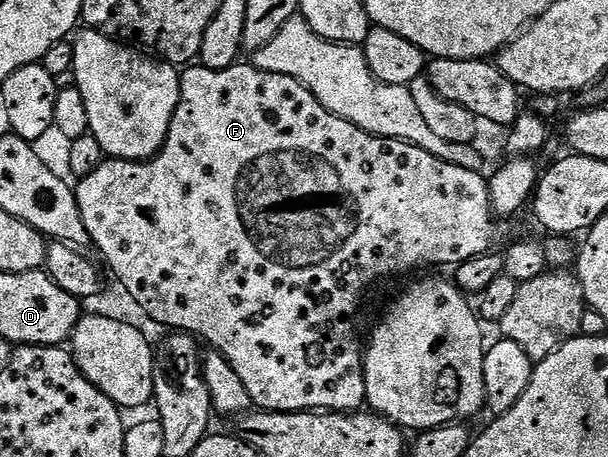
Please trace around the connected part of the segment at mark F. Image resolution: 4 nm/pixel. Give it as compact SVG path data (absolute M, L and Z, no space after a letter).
M190 64L181 71L178 107L174 113L174 119L162 149L153 158L145 162L125 162L122 158L103 160L100 168L96 168L96 172L92 172L77 183L78 207L82 213L84 228L88 232L93 249L98 249L102 253L103 260L110 265L111 272L115 274L113 277L116 282L128 288L129 293L133 295L133 299L144 308L148 316L163 328L171 326L169 328L171 331L185 332L197 336L205 345L207 342L210 348L213 348L219 354L223 354L228 360L228 364L232 364L232 368L236 368L236 376L240 376L244 388L248 388L248 396L251 403L259 411L277 412L279 414L361 411L367 405L364 342L363 339L358 339L358 334L354 331L354 313L357 312L358 305L362 302L362 293L369 286L376 285L381 278L390 278L393 274L406 274L409 270L416 269L417 266L449 266L449 268L455 268L473 258L490 254L492 250L490 245L494 242L494 225L496 225L490 208L490 183L482 174L468 172L468 168L460 168L456 164L448 164L444 160L424 152L424 148L416 148L410 141L402 142L399 138L381 138L375 134L368 133L366 130L361 130L356 124L352 124L348 120L328 112L328 108L324 108L320 104L320 100L316 100L316 96L312 96L312 92L308 92L308 88L304 88L304 84L300 84L292 76L280 76L276 72L264 72L263 70L258 70L253 64L242 65L235 64L228 67L227 70L213 70L201 64Z

